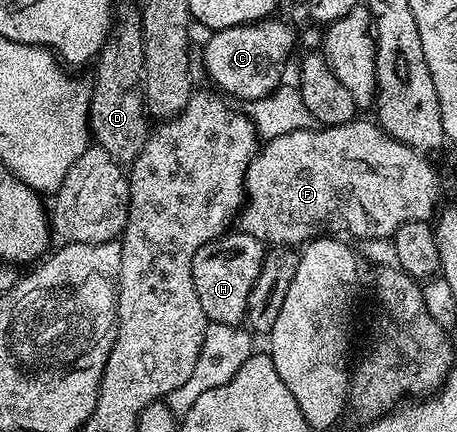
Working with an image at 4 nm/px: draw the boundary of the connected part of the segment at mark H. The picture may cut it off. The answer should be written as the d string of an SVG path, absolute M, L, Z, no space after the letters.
M230 231L215 241L204 243L200 251L192 259L192 283L196 283L196 295L200 298L200 307L204 307L207 322L216 325L241 326L246 320L248 295L252 291L252 283L256 283L256 275L260 275L264 246L252 235L241 231Z

